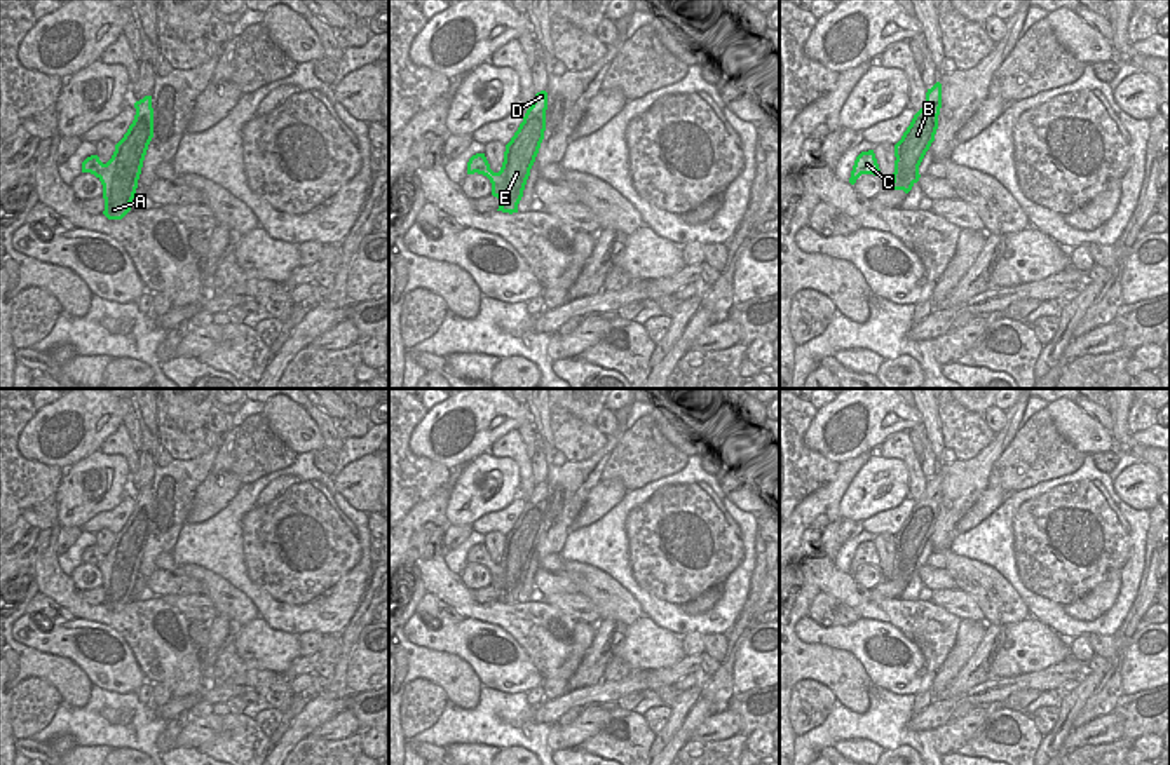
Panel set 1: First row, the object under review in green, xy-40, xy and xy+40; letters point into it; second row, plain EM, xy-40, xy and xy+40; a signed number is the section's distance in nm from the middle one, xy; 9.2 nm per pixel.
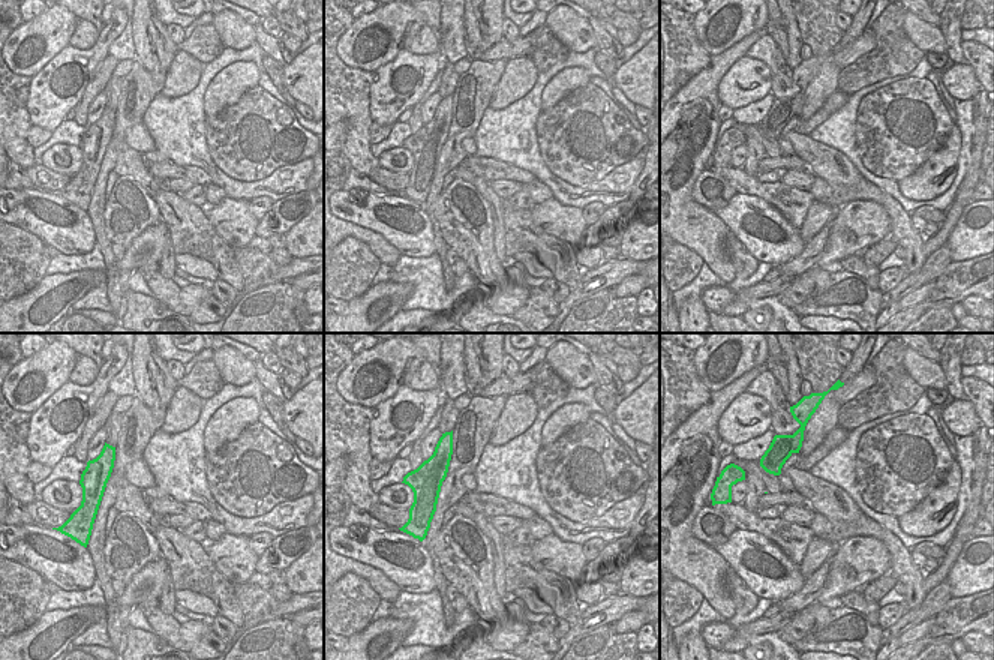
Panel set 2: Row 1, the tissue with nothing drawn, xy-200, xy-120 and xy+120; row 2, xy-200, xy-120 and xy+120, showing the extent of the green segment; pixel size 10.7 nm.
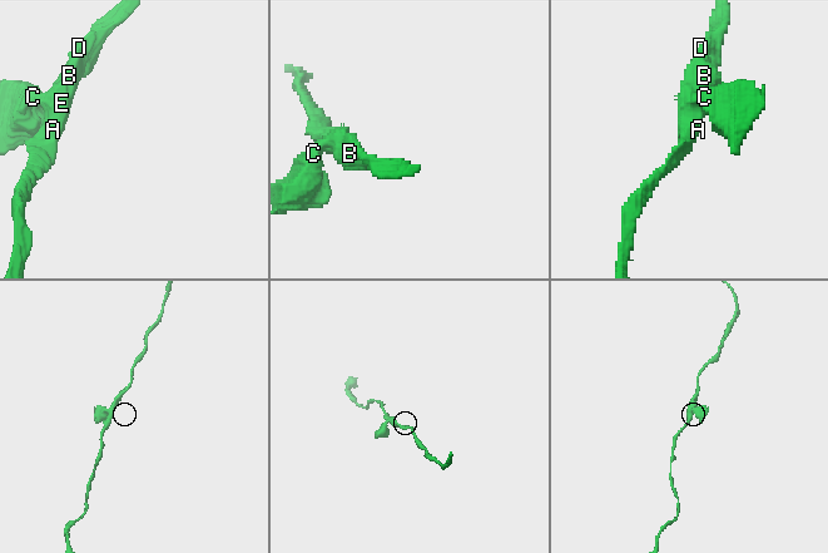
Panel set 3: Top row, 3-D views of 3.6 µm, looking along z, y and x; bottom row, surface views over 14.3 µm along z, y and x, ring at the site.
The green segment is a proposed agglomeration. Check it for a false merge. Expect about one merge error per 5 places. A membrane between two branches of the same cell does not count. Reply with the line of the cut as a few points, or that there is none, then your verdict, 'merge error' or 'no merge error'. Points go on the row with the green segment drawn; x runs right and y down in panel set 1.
cut none; no merge error

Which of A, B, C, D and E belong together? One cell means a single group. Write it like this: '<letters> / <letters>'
A B C D E

